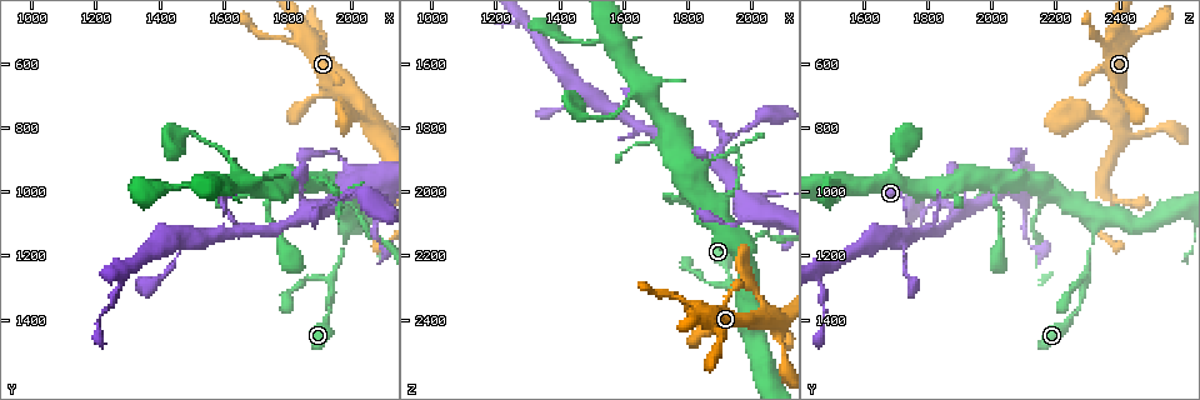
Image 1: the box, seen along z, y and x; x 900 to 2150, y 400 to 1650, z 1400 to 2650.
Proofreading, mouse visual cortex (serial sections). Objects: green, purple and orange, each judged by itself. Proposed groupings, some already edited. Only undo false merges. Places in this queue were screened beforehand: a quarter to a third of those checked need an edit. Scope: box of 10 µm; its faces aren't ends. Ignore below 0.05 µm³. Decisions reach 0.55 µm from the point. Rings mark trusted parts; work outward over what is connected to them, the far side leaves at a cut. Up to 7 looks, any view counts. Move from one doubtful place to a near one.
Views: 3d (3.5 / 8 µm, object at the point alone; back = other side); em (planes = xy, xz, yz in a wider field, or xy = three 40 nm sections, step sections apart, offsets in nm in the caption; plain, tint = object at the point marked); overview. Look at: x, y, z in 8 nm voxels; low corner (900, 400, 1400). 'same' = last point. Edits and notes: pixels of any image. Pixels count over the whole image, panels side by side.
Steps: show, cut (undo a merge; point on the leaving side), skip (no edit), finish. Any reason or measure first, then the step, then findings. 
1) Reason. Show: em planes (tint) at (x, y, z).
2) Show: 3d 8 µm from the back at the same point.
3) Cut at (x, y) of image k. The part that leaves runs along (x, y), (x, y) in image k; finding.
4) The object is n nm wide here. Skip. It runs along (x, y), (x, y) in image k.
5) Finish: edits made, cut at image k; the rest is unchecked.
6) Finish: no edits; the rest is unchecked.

A fork. Show: 3d 3.5 µm at (1930, 1280, 2290).

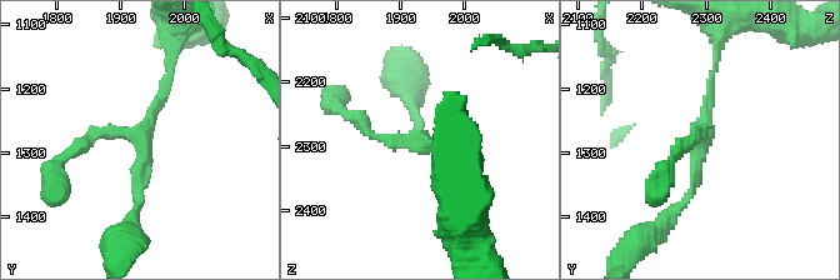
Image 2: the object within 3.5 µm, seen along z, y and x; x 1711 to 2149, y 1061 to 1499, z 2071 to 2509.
3 arms meet here; the arms are 100, 150, 150 nm wide. Show: em xy step 2 (tint) at (1935, 1275, 2290).

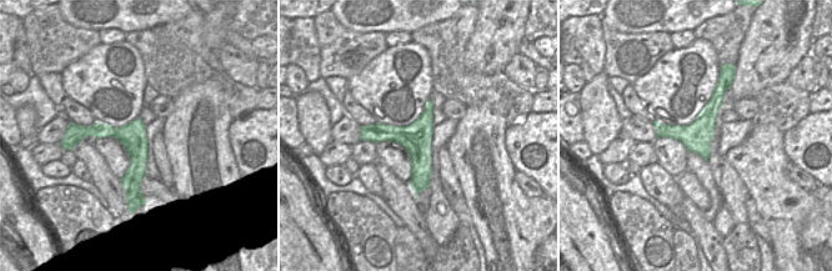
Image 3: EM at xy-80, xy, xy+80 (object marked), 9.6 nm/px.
Skip. It runs along (673, 215), (695, 185), (714, 63) in image 2; one cell here.

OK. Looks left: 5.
Abrupt turn. Show: 3d 3.5 µm from the back at (1600, 1110, 1750).

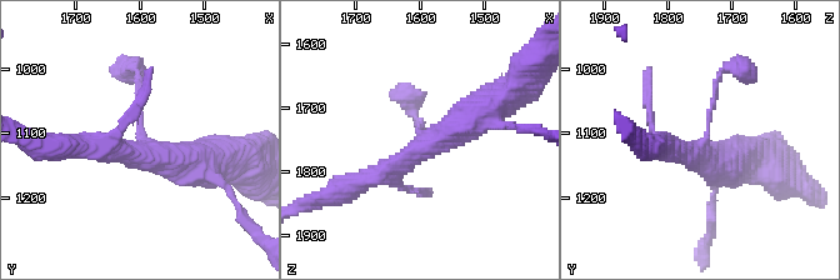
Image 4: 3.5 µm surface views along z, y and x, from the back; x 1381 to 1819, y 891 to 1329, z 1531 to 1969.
Now the EM. Show: em xy step 1 (tint) at (1595, 1115, 1745).

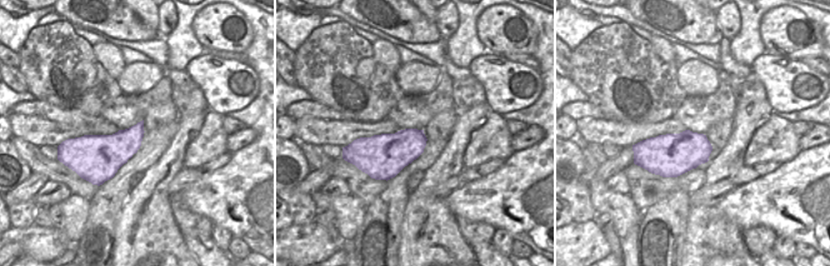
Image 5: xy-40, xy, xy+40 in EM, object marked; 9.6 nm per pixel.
Skip. It runs along (133, 68), (144, 151), (79, 144) in image 4; continuous, no second cell.

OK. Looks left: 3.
Narrows sharply. Show: 3d 3.5 µm at (1890, 1070, 1900).

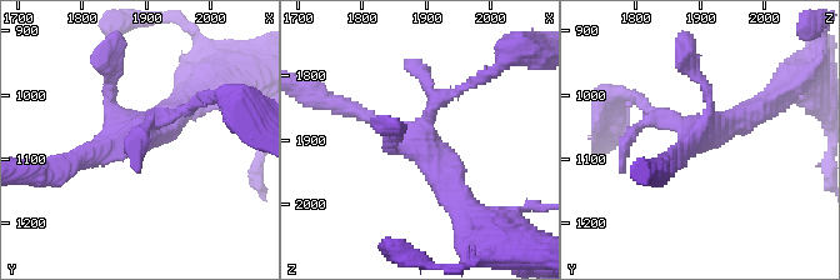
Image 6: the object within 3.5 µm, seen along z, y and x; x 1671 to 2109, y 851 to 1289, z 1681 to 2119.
Now the EM. Show: em xy step 1 (tint) at (1885, 1060, 1900).

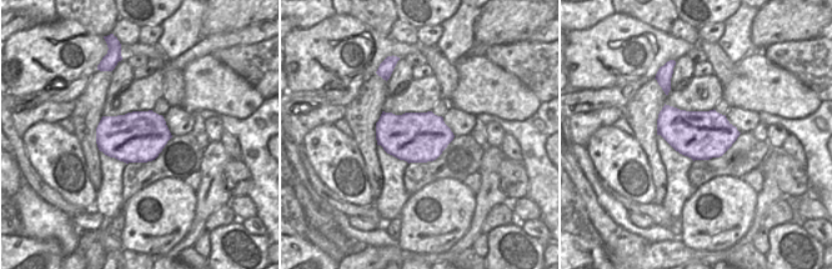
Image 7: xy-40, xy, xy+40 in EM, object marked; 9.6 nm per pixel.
The object is 480 nm wide here. Skip. It runs along (345, 106), (414, 138), (456, 199) in image 6; continuous, no second cell.

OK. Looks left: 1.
Finish: no edits; the rest is unchecked.

